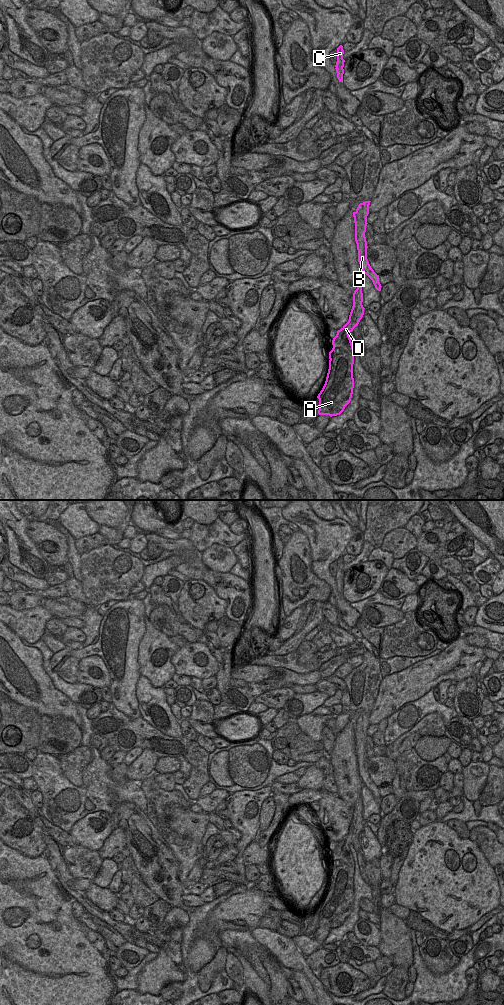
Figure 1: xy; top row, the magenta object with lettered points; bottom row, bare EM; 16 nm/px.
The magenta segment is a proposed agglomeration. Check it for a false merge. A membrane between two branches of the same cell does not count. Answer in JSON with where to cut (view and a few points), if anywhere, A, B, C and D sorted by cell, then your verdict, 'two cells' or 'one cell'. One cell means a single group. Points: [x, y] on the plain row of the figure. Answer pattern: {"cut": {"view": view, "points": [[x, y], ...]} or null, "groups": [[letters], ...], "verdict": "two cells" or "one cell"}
{"cut": null, "groups": [["A", "B", "C", "D"]], "verdict": "one cell"}

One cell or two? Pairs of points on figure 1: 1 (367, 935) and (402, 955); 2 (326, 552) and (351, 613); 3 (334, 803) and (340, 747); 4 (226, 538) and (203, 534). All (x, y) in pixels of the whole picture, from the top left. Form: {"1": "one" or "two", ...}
{"1": "two", "2": "one", "3": "two", "4": "one"}

